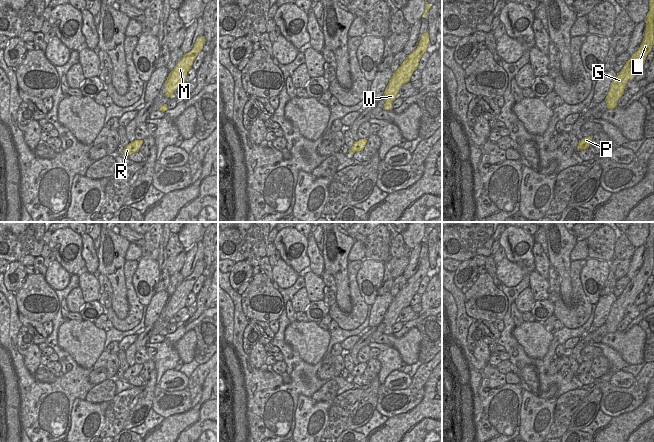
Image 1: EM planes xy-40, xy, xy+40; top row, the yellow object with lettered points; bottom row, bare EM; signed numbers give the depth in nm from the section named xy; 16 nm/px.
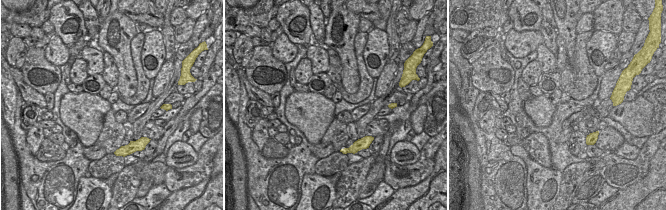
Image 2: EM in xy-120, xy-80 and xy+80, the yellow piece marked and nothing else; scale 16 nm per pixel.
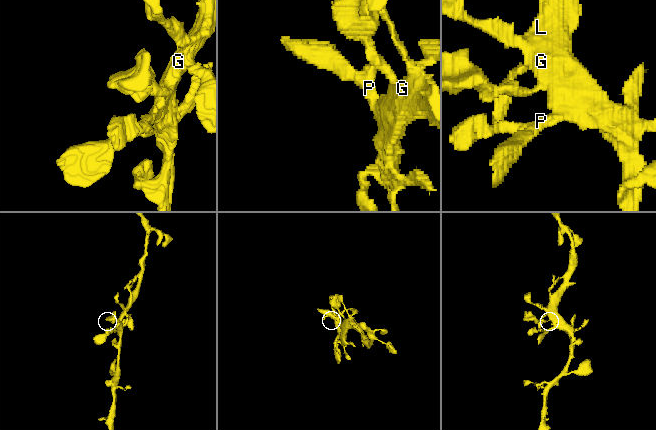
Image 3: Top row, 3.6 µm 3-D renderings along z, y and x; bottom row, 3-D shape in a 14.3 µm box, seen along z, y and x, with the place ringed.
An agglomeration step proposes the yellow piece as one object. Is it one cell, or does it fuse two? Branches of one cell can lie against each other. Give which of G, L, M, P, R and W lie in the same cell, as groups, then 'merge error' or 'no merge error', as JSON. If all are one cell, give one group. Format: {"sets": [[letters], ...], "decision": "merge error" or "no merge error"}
{"sets": [["G", "L", "M", "P", "R", "W"]], "decision": "no merge error"}

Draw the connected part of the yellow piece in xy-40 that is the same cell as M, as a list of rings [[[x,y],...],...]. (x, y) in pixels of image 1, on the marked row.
[[[204,36],[198,37],[191,51],[184,54],[175,68],[169,73],[165,81],[165,95],[173,97],[174,91],[182,84],[186,83],[187,72],[192,68],[197,55],[202,51],[205,44]]]

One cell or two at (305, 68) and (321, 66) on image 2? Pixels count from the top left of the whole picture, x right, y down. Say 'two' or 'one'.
two

